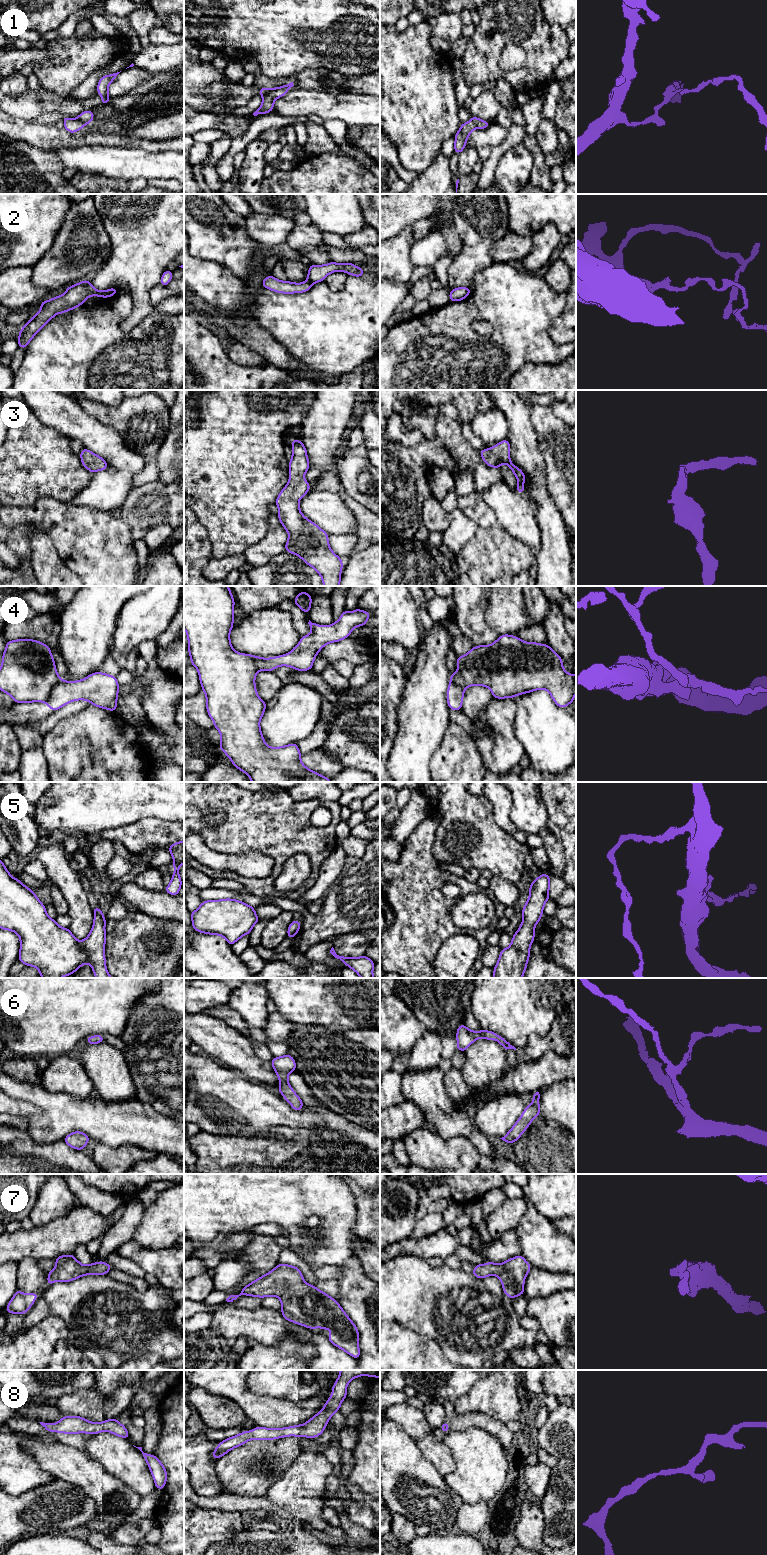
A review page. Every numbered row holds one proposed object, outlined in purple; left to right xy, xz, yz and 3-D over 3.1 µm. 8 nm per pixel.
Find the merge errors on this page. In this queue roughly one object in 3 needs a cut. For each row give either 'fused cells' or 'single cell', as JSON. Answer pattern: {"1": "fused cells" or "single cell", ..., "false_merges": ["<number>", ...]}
{"1": "fused cells", "2": "fused cells", "3": "single cell", "4": "fused cells", "5": "single cell", "6": "single cell", "7": "single cell", "8": "single cell", "false_merges": ["1", "2", "4"]}

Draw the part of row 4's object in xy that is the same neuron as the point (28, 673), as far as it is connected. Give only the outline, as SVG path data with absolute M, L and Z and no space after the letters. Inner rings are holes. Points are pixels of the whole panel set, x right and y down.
M32 639L6 642L0 667L0 690L11 696L15 703L46 701L60 680L48 645Z

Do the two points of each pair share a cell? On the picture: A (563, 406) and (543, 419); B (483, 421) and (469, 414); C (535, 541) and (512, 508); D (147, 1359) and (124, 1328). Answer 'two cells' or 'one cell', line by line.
A: two cells
B: two cells
C: one cell
D: two cells

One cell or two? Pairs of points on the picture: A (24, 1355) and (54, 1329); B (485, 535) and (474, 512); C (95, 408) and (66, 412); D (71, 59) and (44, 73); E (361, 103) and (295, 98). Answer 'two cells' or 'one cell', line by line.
A: one cell
B: one cell
C: two cells
D: one cell
E: one cell

